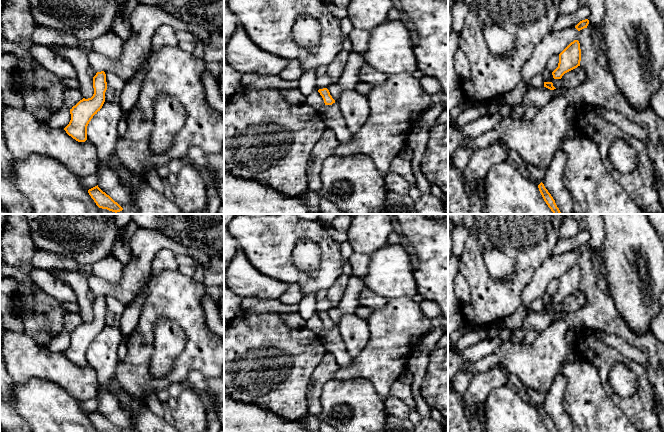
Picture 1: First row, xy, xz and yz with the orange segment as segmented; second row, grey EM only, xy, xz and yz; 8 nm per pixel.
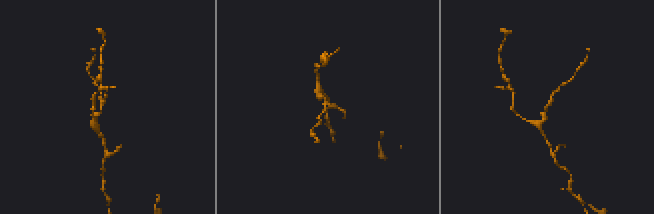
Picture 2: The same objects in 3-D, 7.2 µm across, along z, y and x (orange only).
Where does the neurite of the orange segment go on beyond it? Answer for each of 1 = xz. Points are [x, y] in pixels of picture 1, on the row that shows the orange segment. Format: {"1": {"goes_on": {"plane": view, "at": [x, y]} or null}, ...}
{"1": {"goes_on": null}}

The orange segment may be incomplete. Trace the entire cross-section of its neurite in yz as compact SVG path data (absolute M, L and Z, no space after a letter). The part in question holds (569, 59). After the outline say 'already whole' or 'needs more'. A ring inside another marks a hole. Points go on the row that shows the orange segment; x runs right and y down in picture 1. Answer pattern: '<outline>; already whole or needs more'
M574 40L559 54L558 67L552 72L553 78L561 79L565 73L580 66L580 61L580 43Z; already whole

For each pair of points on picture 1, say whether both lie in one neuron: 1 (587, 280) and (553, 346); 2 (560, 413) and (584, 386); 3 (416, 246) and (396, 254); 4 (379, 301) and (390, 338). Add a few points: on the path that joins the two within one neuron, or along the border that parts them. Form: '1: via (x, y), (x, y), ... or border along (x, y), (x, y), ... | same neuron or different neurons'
1: border along (569, 327), (563, 321), (555, 321), (543, 330) | different neurons
2: border along (566, 385), (563, 395), (563, 408), (572, 421) | different neurons
3: border along (408, 248), (413, 255) | different neurons
4: border along (388, 300), (382, 307), (372, 310) | different neurons

